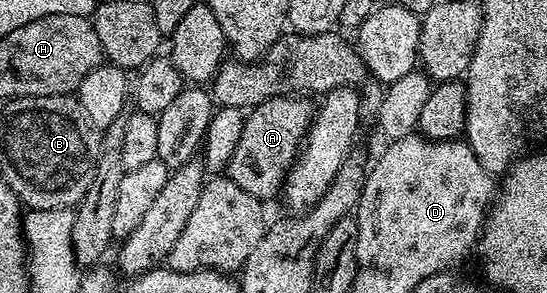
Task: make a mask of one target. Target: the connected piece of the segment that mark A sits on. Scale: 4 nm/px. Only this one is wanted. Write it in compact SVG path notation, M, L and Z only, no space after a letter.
M303 95L280 96L261 102L245 116L245 131L241 131L241 140L237 143L237 151L233 151L233 159L229 159L225 173L241 191L249 191L259 201L270 203L283 191L283 183L291 164L299 155L299 146L307 135L311 125L313 105Z

